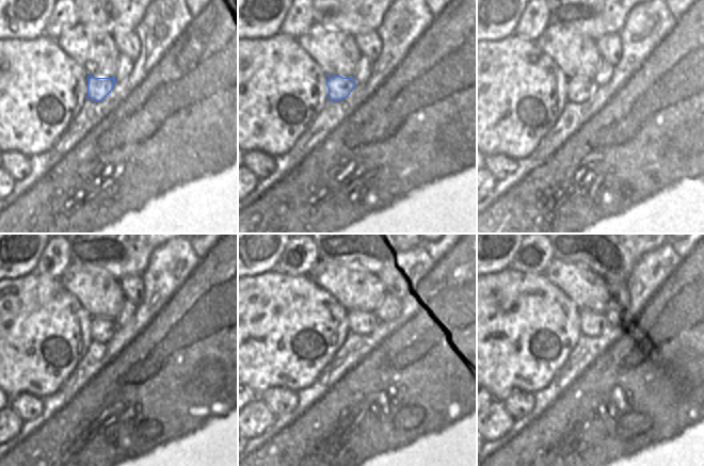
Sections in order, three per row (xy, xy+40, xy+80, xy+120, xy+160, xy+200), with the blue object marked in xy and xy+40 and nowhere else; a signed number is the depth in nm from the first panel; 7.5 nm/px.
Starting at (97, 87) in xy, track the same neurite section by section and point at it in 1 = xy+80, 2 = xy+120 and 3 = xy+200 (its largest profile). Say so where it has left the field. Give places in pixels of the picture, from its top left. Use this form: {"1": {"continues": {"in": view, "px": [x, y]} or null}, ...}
{"1": {"continues": {"in": "xy+80", "px": [579, 90]}}, "2": {"continues": {"in": "xy+120", "px": [102, 328]}}, "3": {"continues": {"in": "xy+200", "px": [591, 323]}}}

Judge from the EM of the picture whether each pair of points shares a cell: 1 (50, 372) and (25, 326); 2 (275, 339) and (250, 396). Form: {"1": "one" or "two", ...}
{"1": "one", "2": "two"}

